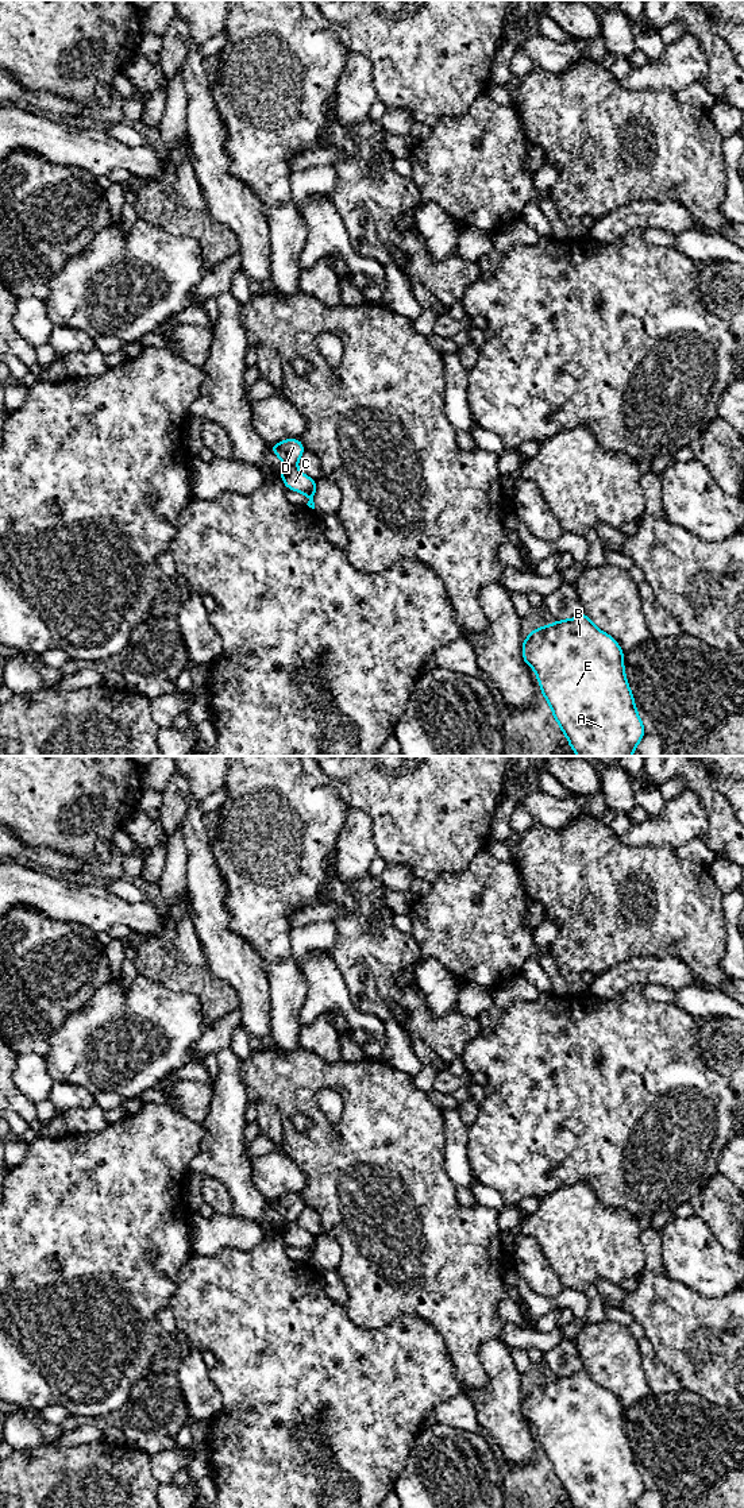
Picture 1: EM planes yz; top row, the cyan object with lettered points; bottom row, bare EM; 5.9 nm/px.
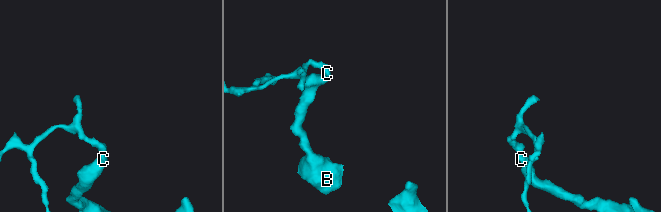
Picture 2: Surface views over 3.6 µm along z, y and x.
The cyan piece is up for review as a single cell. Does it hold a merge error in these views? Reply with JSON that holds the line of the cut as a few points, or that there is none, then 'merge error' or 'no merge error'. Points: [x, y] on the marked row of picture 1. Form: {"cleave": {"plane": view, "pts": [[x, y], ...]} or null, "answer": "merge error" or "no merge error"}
{"cleave": {"plane": "yz", "pts": [[285, 465], [295, 467]]}, "answer": "merge error"}

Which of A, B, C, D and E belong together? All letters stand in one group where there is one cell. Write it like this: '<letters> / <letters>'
A B C E / D

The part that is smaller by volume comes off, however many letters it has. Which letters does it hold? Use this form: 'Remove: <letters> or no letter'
Remove: D

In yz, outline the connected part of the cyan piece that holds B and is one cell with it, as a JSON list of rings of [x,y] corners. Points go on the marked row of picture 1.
[[[582,613],[531,632],[523,641],[523,657],[532,667],[552,716],[578,756],[632,756],[644,736],[644,725],[624,671],[624,652]]]

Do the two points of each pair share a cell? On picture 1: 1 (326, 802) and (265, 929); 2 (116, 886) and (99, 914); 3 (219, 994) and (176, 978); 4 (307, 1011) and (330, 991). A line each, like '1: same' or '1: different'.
1: same
2: different
3: same
4: same

